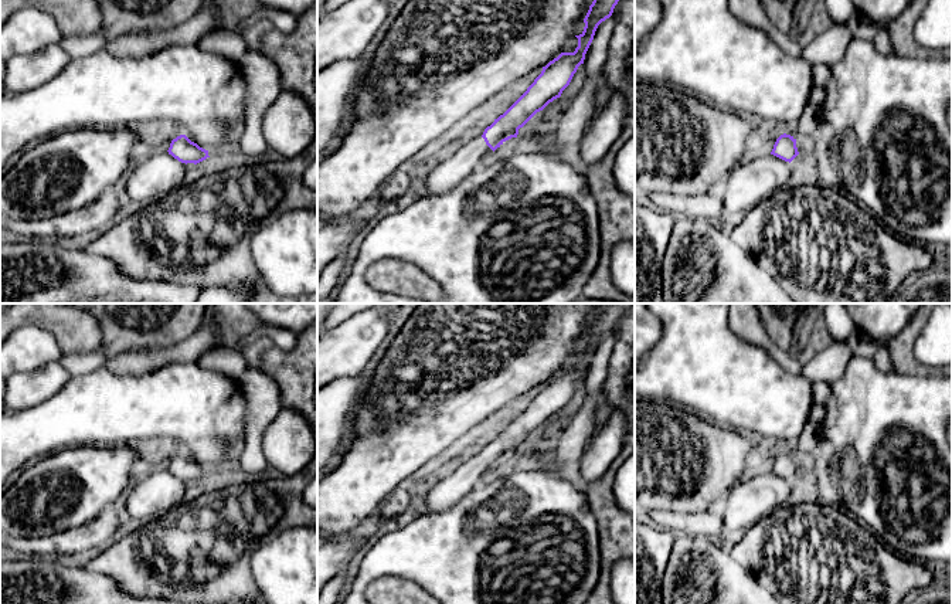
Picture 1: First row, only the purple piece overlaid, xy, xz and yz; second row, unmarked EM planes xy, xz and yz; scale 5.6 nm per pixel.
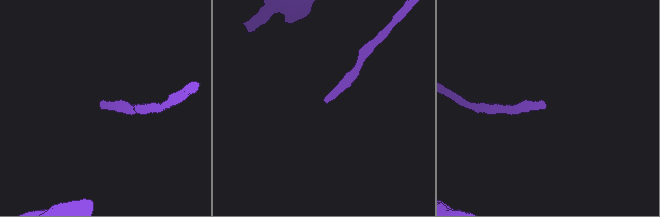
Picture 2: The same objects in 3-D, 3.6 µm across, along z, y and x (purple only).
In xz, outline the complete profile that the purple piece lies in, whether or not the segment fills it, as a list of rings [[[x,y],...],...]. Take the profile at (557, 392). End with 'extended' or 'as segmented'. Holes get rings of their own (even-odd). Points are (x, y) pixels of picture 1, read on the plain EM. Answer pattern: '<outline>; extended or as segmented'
[[[604,303],[595,313],[584,336],[585,345],[578,356],[574,370],[561,370],[543,384],[541,391],[527,408],[494,440],[482,454],[463,461],[448,476],[436,476],[434,485],[421,495],[421,510],[441,513],[452,509],[466,495],[482,485],[492,471],[506,458],[517,455],[523,445],[537,430],[560,415],[570,403],[578,384],[584,381],[585,371],[594,357],[598,343],[609,336],[620,315],[630,303]]]; extended

